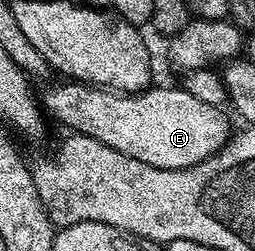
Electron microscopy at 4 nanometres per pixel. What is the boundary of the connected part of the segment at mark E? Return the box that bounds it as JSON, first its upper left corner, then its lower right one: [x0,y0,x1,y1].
[41,80,232,170]

